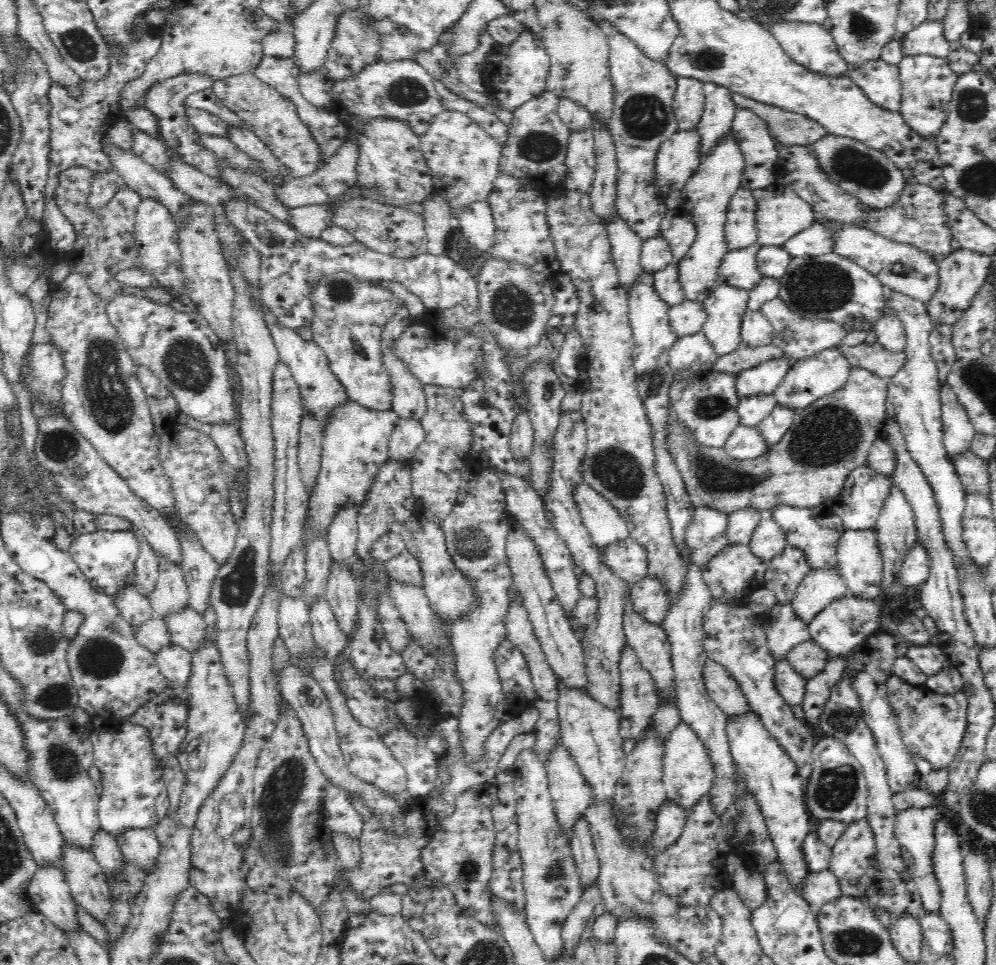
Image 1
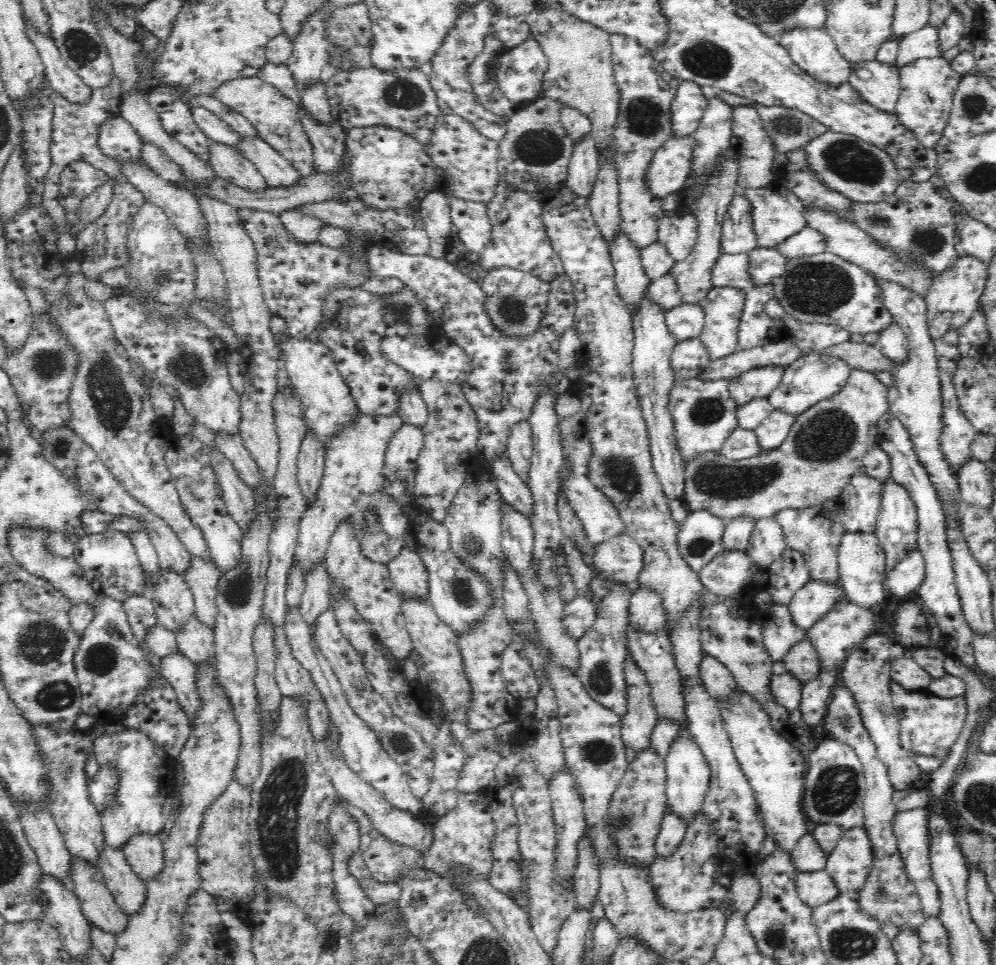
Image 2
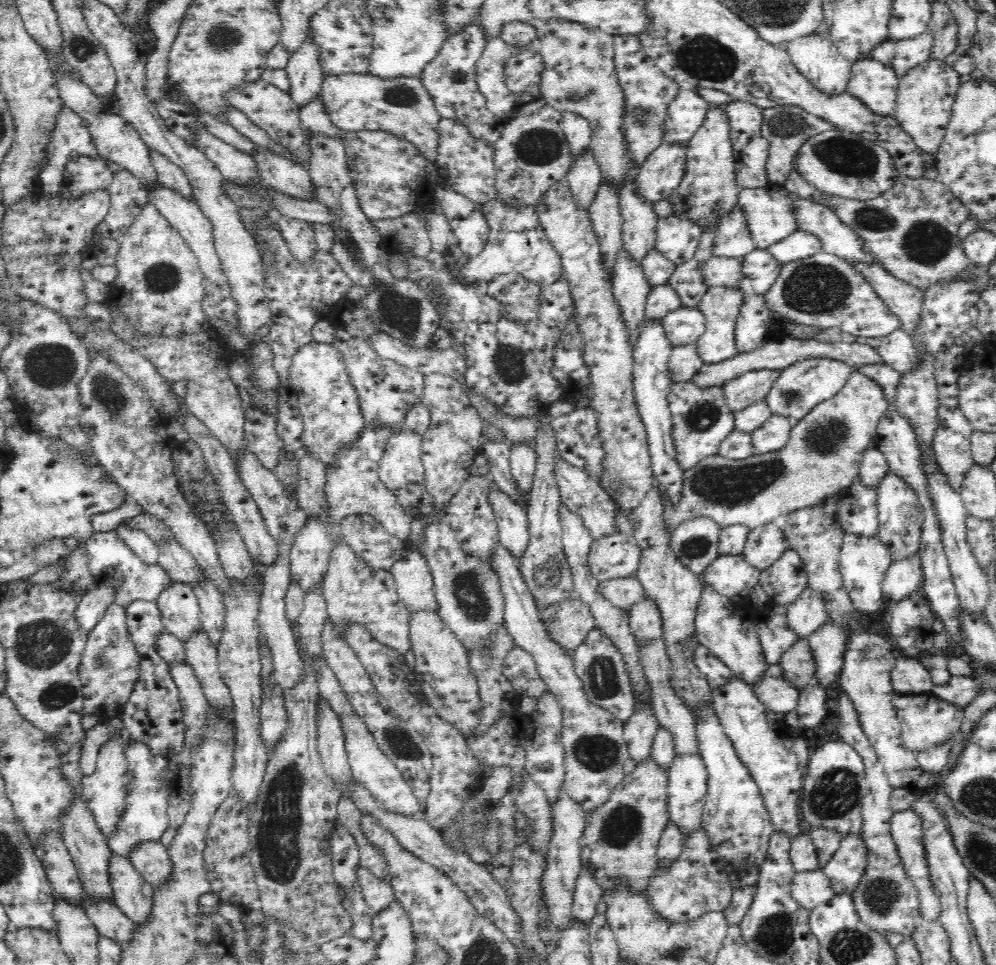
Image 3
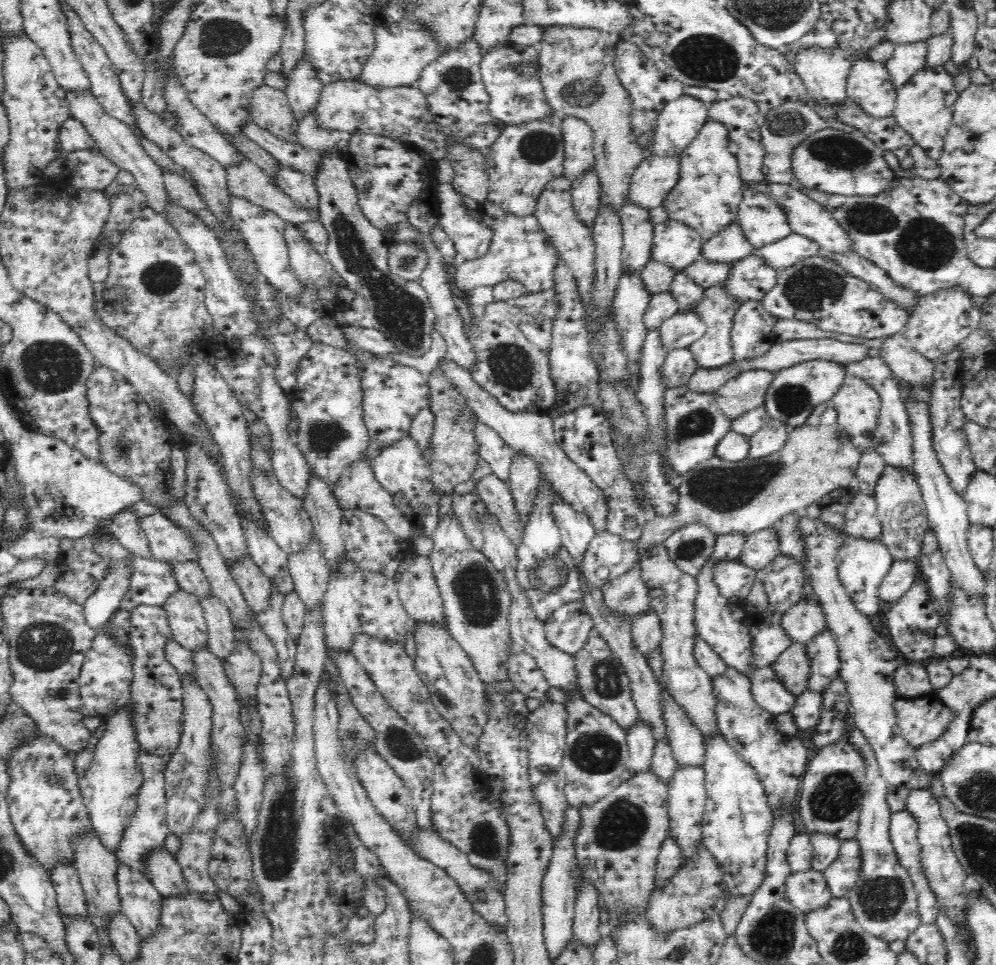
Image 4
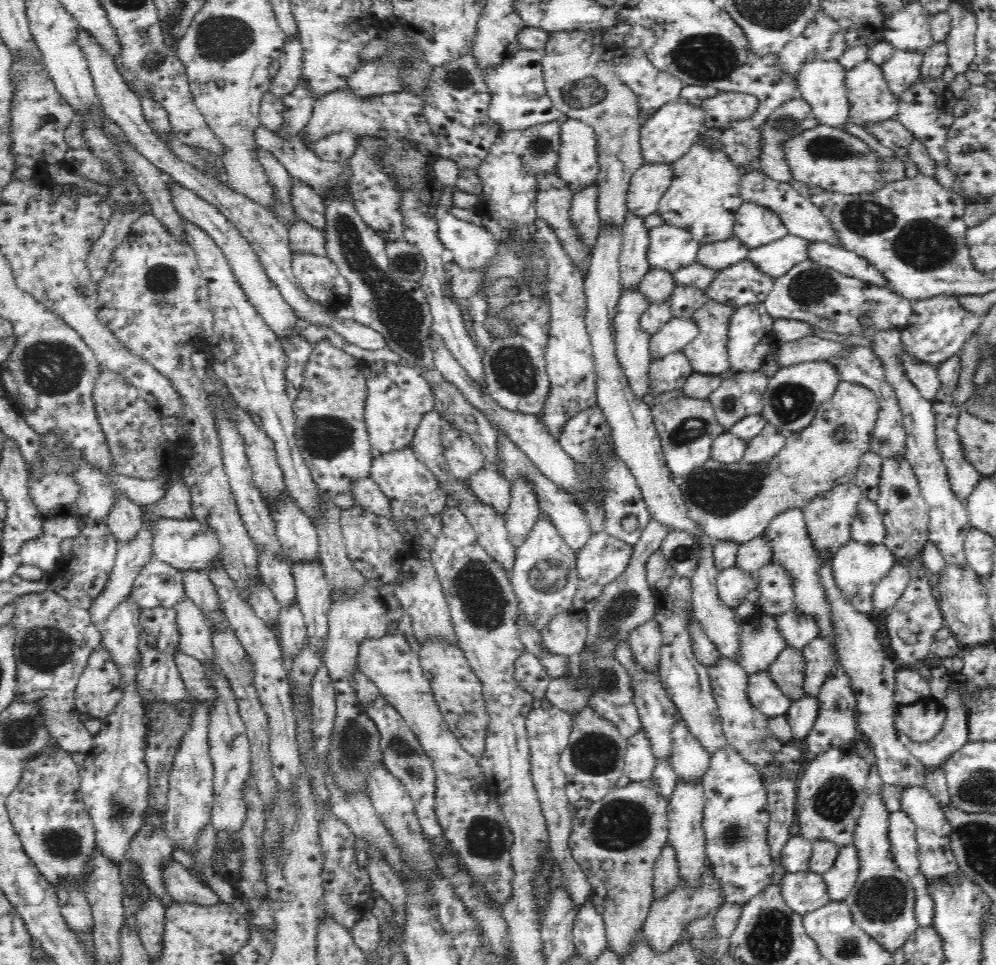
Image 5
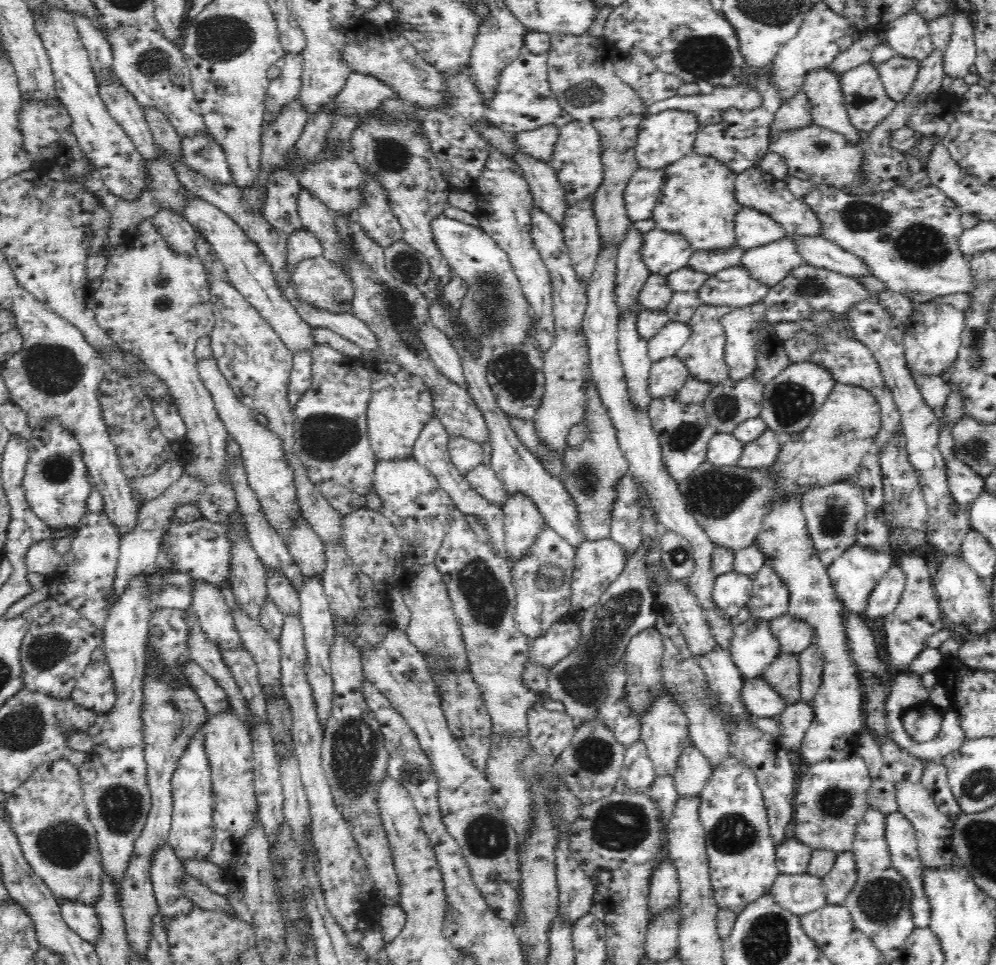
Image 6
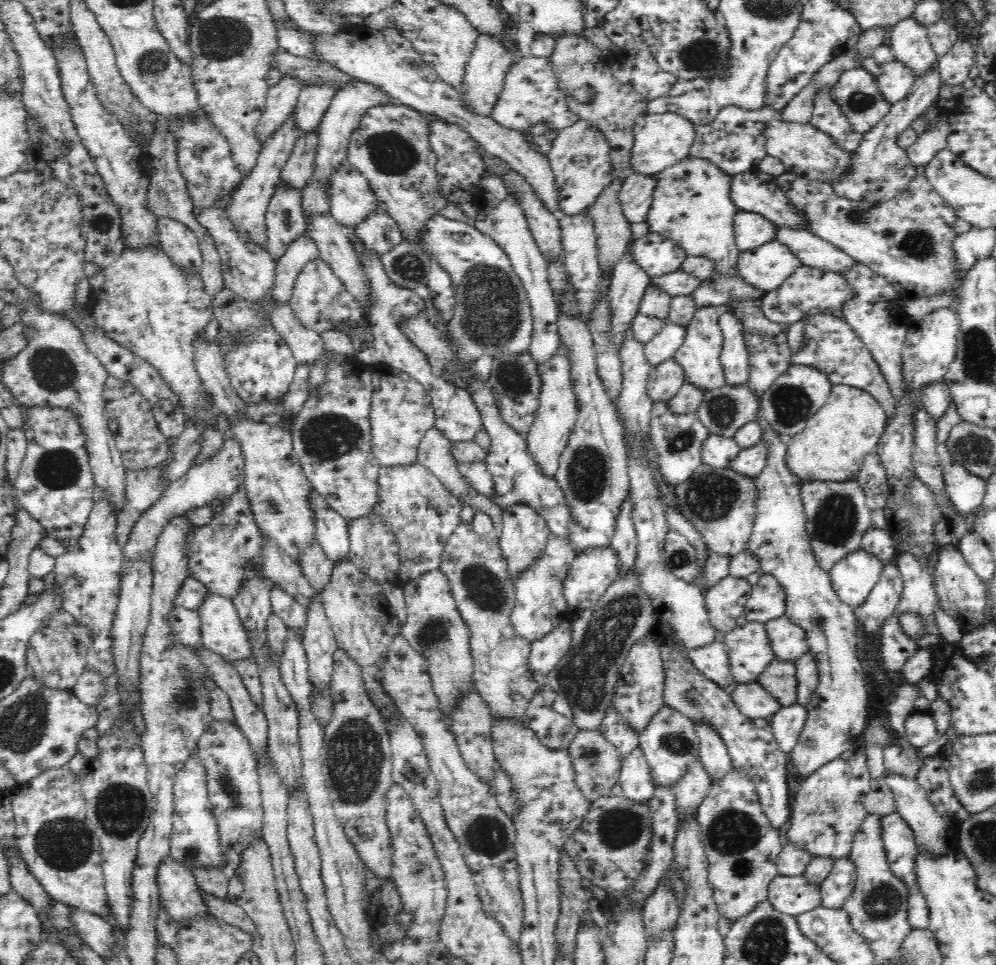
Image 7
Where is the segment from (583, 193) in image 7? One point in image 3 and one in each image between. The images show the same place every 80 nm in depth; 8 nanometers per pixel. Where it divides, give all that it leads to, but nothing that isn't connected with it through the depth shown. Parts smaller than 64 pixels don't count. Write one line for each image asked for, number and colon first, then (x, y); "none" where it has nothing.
3: (577, 130)
4: (578, 137)
5: (578, 160)
6: (577, 161)

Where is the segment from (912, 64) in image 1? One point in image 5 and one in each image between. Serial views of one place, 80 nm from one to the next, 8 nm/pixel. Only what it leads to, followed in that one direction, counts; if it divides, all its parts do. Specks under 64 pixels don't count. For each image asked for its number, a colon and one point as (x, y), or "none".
2: (924, 105)
3: (923, 107)
4: (924, 106)
5: (925, 108)

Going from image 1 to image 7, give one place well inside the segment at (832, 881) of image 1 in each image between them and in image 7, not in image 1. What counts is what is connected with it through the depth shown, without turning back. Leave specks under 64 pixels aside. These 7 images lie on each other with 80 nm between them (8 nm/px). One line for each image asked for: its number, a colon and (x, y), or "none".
2: (814, 888)
3: (811, 889)
4: (808, 890)
5: (803, 892)
6: (799, 894)
7: (793, 895)

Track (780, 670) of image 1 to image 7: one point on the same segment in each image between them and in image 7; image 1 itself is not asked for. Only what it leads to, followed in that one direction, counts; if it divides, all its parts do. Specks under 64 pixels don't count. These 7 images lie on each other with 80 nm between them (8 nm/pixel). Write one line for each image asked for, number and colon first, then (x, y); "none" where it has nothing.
2: (787, 689)
3: (775, 691)
4: (769, 692)
5: (764, 693)
6: (761, 700)
7: (754, 701)

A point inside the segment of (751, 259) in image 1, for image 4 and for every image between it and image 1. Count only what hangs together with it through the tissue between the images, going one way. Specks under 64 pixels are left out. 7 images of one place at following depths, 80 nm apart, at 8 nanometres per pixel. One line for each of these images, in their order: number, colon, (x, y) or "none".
2: (732, 270)
3: (720, 271)
4: (707, 273)

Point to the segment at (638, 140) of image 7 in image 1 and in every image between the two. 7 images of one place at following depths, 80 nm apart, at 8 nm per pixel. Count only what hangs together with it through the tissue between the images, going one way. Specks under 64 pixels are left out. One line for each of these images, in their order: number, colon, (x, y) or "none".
1: (688, 104)
2: (689, 104)
3: (686, 113)
4: (680, 120)
5: (668, 134)
6: (664, 136)

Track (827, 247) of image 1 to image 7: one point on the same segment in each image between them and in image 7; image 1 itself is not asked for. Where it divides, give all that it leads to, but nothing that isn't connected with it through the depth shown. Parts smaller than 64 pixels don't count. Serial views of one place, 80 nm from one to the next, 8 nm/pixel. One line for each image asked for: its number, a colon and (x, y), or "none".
2: (808, 242)
3: (801, 244)
4: (783, 253)
5: (775, 259)
6: (770, 263)
7: (766, 267)

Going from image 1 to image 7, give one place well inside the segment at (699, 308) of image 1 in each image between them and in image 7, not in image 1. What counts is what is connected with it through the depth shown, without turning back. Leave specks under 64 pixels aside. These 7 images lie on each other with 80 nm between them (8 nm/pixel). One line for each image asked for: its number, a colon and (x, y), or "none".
2: (686, 320)
3: (685, 324)
4: (680, 330)
5: (678, 332)
6: (670, 338)
7: (663, 346)

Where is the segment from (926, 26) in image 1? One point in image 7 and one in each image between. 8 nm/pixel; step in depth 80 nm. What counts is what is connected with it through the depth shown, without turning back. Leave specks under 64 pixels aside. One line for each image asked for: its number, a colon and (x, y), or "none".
2: (924, 43)
3: (910, 52)
4: (908, 58)
5: (901, 70)
6: (898, 75)
7: (895, 79)

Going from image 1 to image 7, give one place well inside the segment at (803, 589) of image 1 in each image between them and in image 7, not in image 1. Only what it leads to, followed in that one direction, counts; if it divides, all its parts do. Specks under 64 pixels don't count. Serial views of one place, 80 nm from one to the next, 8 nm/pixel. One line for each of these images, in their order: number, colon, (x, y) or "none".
2: (809, 603)
3: (807, 613)
4: (806, 618)
5: (798, 628)
6: (795, 635)
7: (788, 640)

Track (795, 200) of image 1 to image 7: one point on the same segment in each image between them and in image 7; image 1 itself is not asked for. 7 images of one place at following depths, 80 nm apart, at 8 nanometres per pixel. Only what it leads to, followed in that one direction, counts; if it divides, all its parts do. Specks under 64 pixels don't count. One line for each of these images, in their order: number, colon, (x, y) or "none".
2: (777, 214)
3: (769, 211)
4: (763, 220)
5: (756, 225)
6: (753, 228)
7: (752, 230)

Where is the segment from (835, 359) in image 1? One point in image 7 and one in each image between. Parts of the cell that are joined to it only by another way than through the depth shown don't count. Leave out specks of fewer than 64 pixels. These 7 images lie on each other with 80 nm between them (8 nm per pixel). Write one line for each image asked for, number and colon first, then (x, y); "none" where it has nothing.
2: (813, 377)
3: (803, 385)
4: (796, 390)
5: (793, 395)
6: (790, 401)
7: (797, 394)

